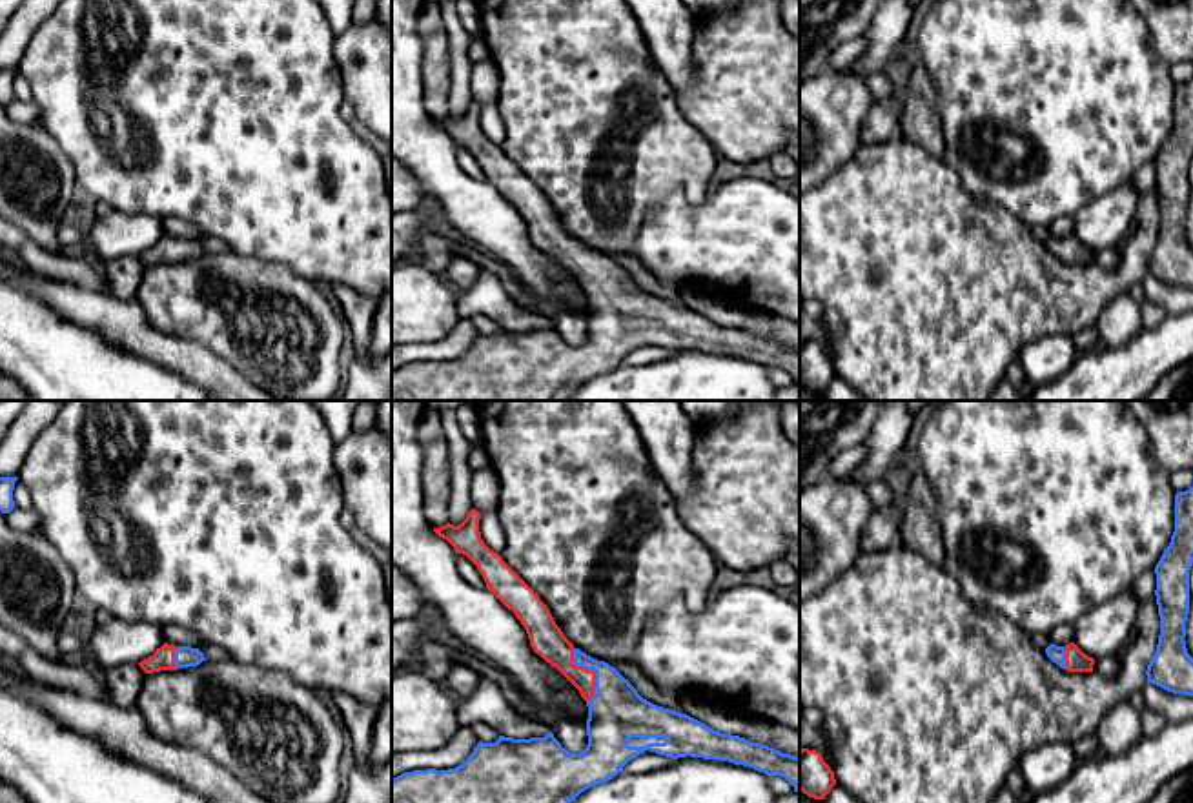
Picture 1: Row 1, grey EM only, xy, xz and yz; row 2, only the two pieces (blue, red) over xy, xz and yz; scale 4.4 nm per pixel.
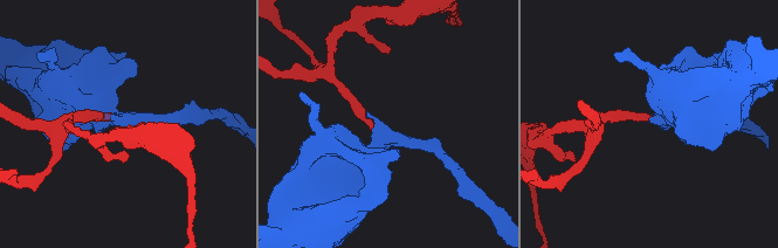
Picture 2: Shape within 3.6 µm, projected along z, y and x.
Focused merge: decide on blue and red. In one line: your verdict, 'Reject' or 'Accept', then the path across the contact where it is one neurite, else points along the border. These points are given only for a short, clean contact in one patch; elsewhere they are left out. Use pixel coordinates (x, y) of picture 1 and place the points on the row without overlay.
Reject. Boundary: xz (574, 241), (574, 255), (594, 264), (594, 288), (587, 295)

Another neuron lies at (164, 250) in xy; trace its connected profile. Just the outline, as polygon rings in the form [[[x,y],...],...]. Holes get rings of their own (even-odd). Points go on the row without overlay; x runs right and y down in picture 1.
[[[164,235],[160,240],[155,242],[153,248],[140,253],[140,260],[146,266],[160,264],[160,262],[177,262],[175,259],[175,242],[178,239]]]

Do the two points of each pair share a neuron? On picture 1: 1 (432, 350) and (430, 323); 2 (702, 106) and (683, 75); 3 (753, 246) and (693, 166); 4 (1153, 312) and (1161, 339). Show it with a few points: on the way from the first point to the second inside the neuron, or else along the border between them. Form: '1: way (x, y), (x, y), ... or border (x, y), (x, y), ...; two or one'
1: border (459, 317), (458, 325), (445, 337), (410, 343); two
2: border (693, 42), (693, 82), (676, 90); two
3: border (707, 190), (696, 203), (680, 192), (665, 195); two
4: border (1166, 315), (1152, 328), (1142, 328); two

